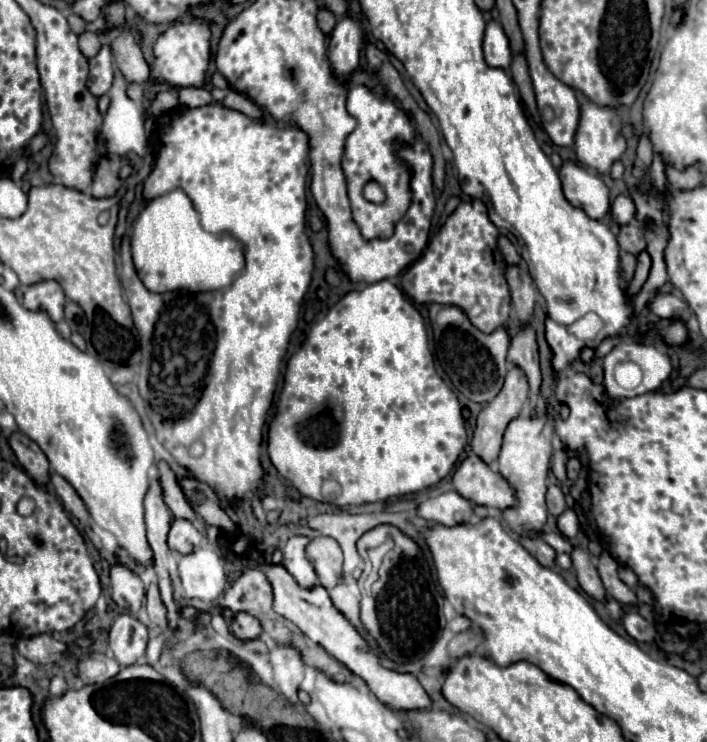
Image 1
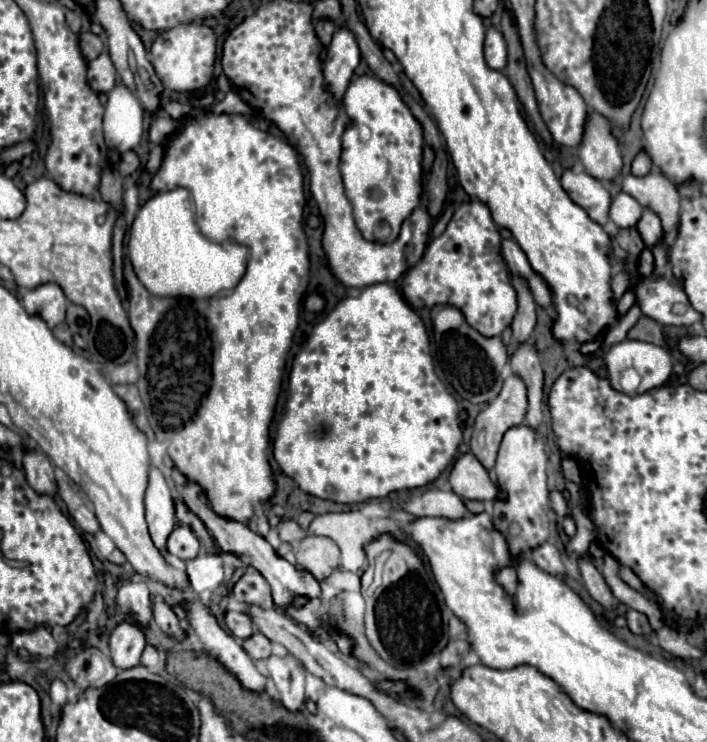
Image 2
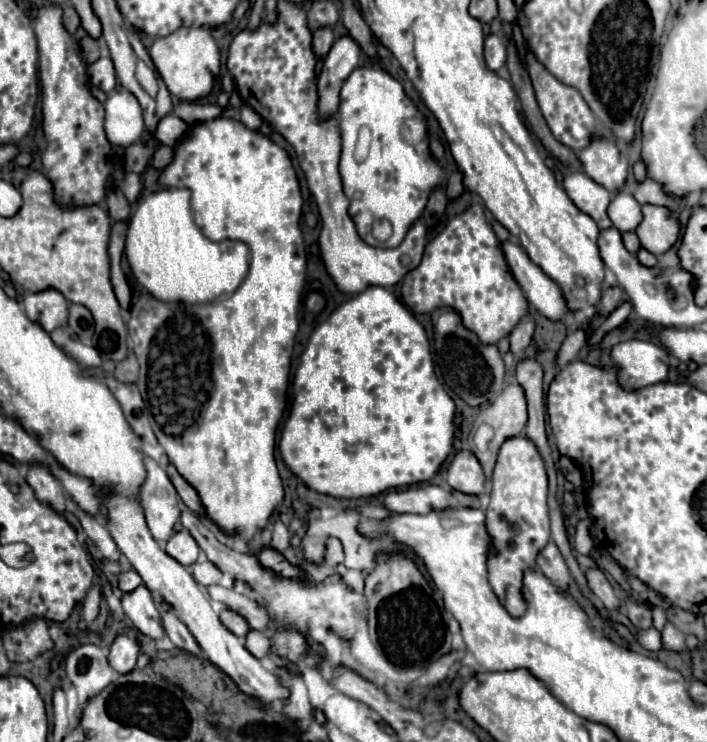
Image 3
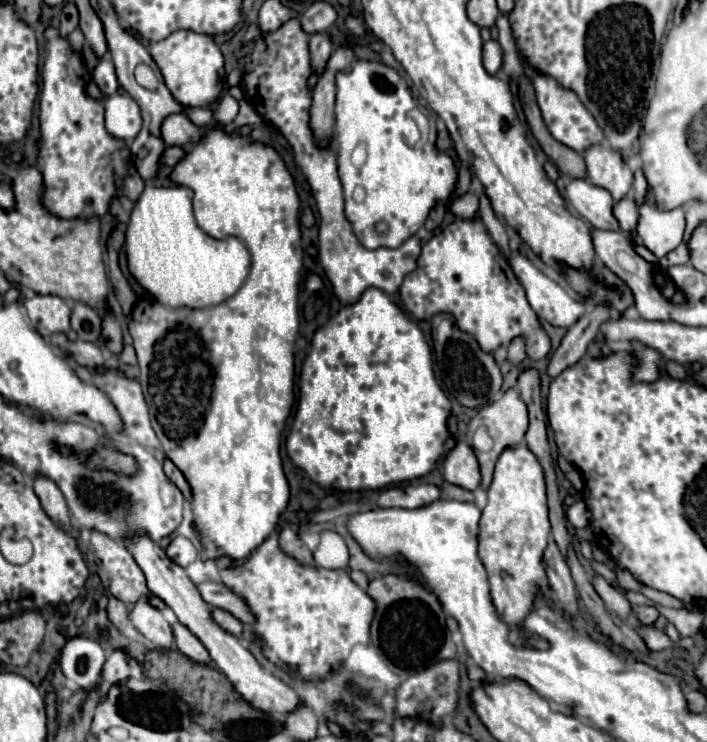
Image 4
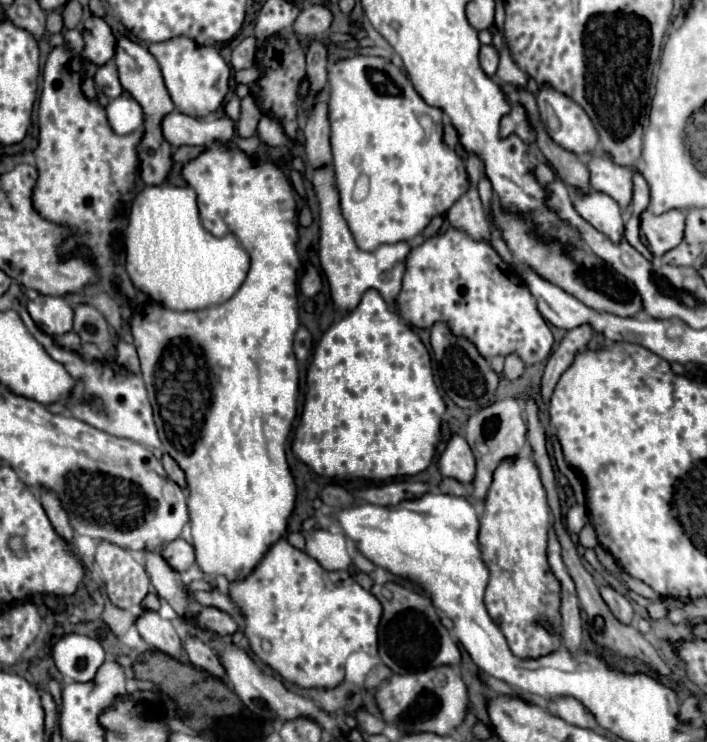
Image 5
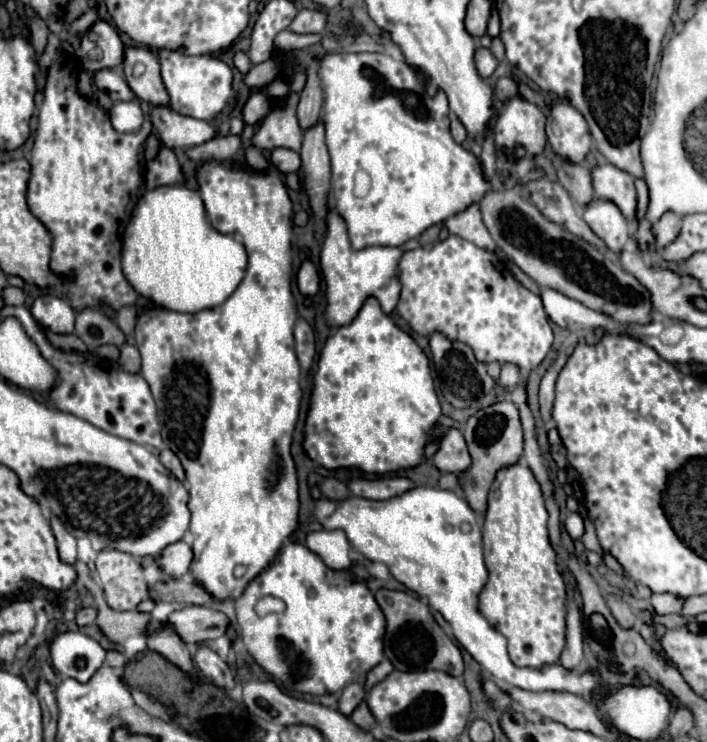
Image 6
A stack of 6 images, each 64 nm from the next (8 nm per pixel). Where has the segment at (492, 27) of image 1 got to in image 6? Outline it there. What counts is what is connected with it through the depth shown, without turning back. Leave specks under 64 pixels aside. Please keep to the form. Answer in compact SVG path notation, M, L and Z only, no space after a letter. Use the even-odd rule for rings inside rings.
M478 48L476 50L476 68L478 68L478 72L480 72L480 76L482 78L490 78L492 74L494 74L494 70L496 70L496 66L498 66L498 60L492 56L492 52L488 50L488 48Z

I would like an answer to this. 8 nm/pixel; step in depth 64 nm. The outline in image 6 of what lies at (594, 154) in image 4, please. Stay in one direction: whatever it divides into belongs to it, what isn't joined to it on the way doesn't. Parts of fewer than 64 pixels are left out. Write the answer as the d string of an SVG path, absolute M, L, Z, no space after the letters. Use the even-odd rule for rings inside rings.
M598 164L592 168L592 186L596 198L612 200L630 224L636 222L636 190L632 174L612 164Z

